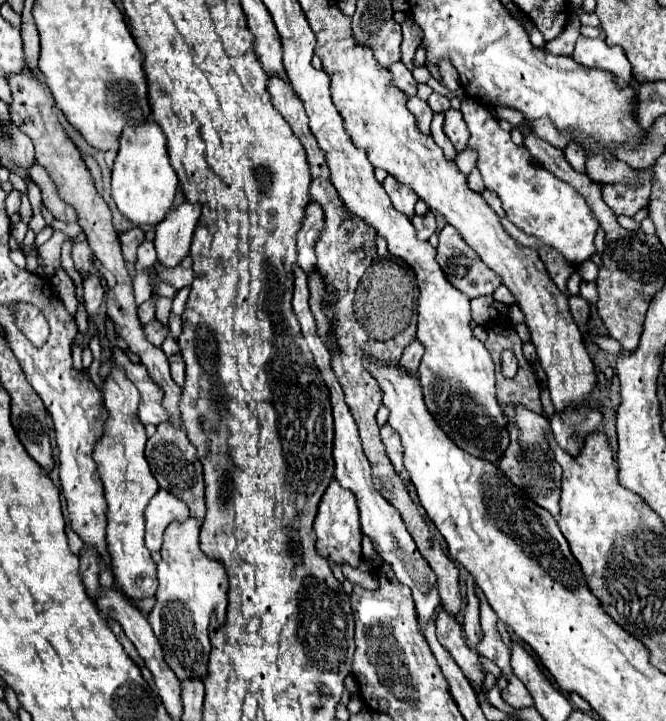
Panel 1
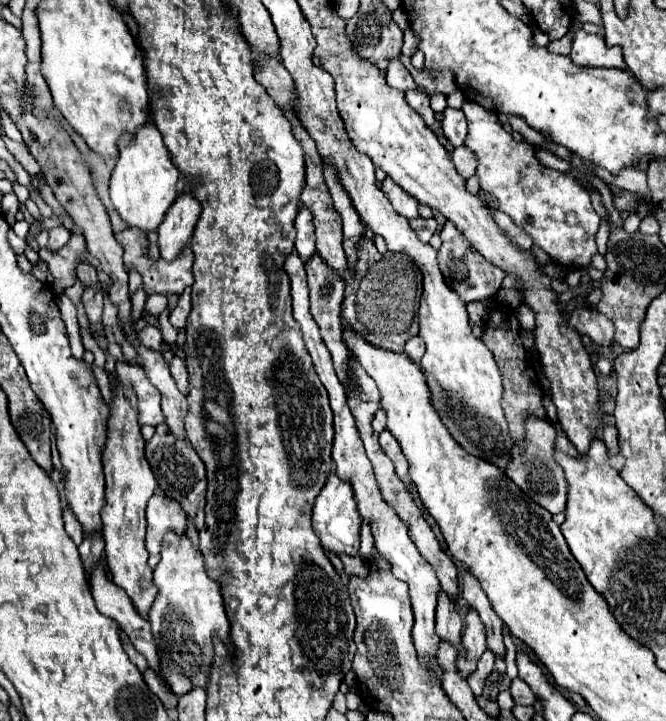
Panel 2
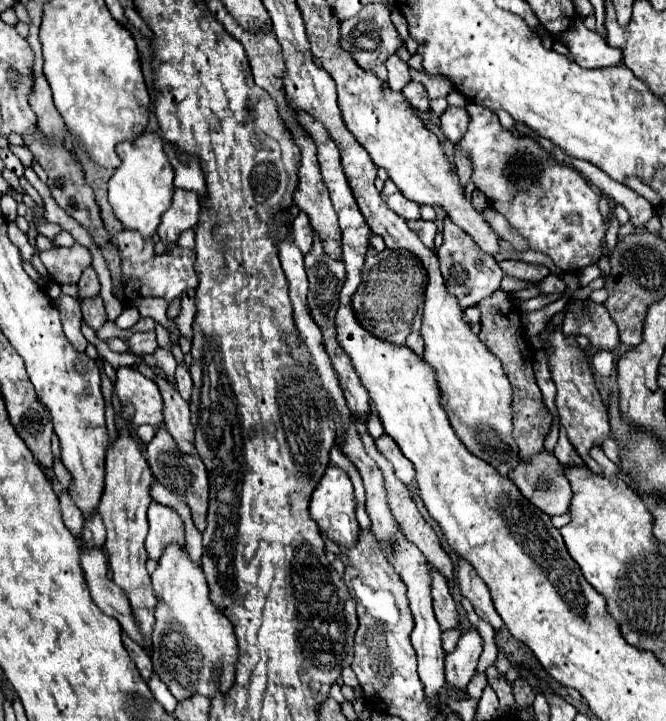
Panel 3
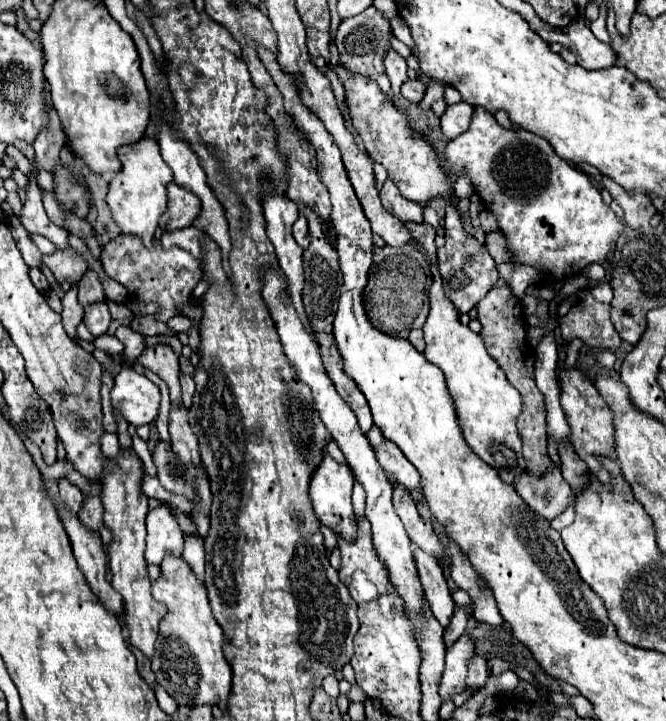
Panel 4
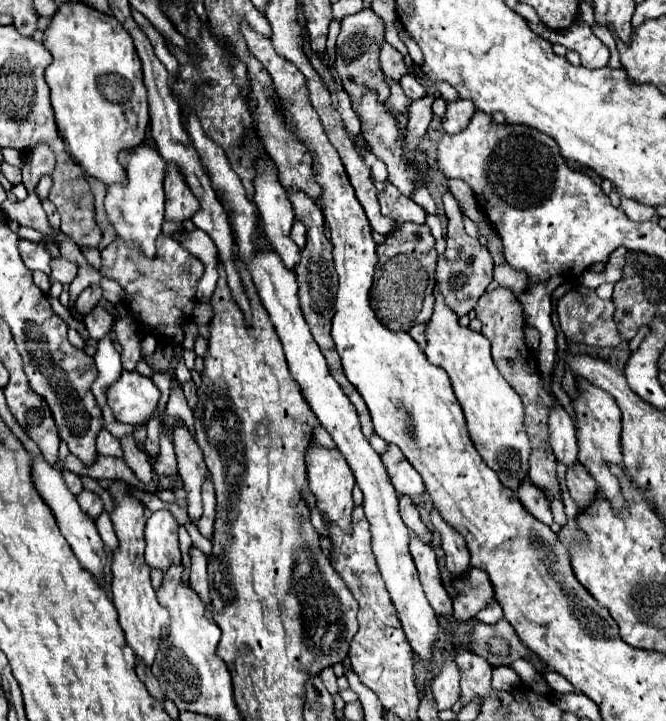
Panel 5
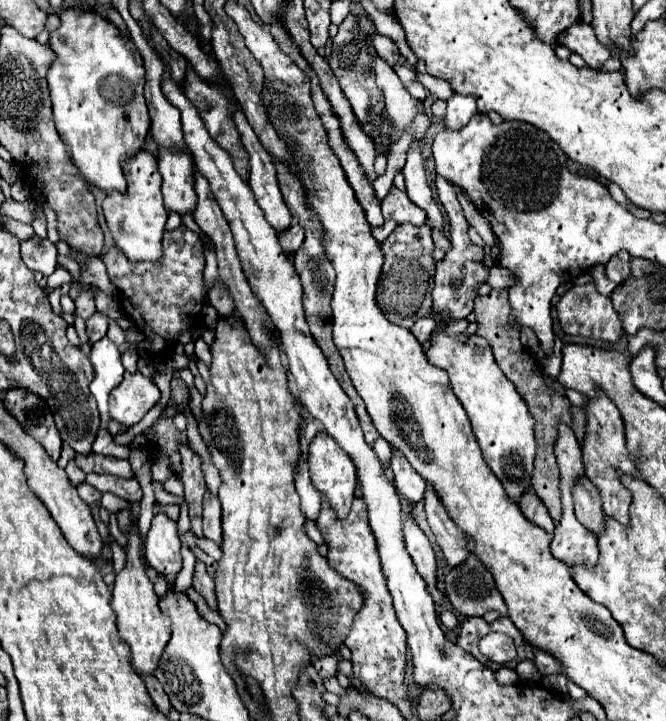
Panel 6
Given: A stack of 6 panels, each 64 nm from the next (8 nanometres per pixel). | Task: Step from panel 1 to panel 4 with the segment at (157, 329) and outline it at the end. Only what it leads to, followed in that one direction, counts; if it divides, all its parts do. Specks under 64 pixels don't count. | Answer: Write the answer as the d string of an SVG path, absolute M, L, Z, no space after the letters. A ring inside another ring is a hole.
M128 326L118 328L118 330L116 330L116 338L126 346L126 348L124 348L124 356L128 356L128 358L138 358L138 356L144 352L144 348L146 348L144 336L138 334L138 332L134 332L134 330L128 328Z

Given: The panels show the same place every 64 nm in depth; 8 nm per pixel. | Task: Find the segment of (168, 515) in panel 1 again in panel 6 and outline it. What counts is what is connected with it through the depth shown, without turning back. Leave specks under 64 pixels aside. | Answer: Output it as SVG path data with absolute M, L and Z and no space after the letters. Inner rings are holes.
M156 514L152 526L146 534L146 562L156 572L166 576L176 576L182 568L180 538L176 532L176 522L166 514Z

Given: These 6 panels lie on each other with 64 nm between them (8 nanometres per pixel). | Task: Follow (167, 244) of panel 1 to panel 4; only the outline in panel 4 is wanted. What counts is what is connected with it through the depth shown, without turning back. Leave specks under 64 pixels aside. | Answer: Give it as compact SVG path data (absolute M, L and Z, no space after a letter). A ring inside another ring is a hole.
M174 182L168 184L168 210L160 218L160 226L166 232L188 228L200 214L200 200L190 190L176 186Z

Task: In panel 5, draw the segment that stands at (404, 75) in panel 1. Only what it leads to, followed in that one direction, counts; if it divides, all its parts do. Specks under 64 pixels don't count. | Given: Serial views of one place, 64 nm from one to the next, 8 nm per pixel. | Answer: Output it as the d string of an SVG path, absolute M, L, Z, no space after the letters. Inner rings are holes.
M384 42L382 50L380 50L380 66L382 66L384 74L388 78L392 78L394 82L398 82L404 74L408 74L408 68L404 64L402 54L396 48L392 48L388 42Z

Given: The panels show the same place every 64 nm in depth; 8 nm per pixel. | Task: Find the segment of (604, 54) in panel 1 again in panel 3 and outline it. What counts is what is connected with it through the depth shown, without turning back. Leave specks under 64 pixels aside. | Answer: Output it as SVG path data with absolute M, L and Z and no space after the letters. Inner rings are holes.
M574 20L572 28L568 32L560 34L556 38L564 42L570 48L572 60L578 66L590 66L590 68L604 68L604 66L618 66L622 62L622 52L620 48L608 46L608 42L598 36L596 32L590 32L582 20Z

